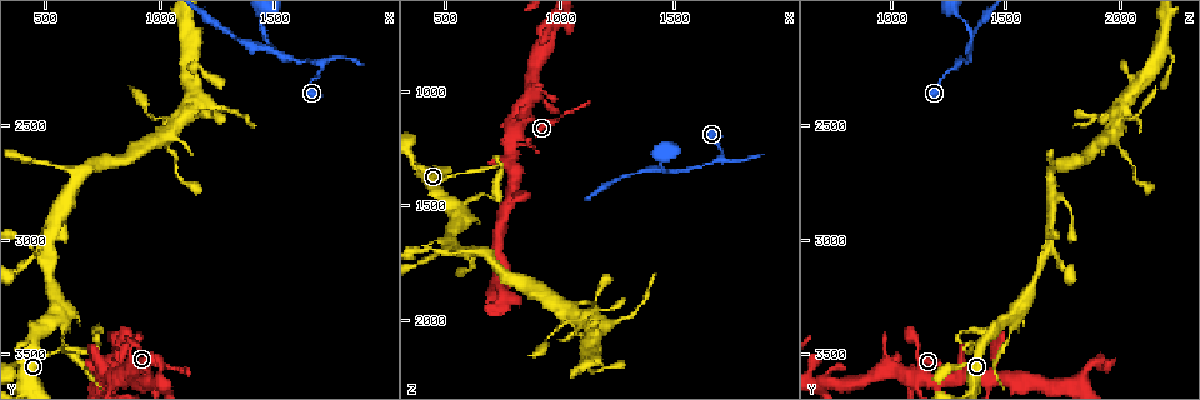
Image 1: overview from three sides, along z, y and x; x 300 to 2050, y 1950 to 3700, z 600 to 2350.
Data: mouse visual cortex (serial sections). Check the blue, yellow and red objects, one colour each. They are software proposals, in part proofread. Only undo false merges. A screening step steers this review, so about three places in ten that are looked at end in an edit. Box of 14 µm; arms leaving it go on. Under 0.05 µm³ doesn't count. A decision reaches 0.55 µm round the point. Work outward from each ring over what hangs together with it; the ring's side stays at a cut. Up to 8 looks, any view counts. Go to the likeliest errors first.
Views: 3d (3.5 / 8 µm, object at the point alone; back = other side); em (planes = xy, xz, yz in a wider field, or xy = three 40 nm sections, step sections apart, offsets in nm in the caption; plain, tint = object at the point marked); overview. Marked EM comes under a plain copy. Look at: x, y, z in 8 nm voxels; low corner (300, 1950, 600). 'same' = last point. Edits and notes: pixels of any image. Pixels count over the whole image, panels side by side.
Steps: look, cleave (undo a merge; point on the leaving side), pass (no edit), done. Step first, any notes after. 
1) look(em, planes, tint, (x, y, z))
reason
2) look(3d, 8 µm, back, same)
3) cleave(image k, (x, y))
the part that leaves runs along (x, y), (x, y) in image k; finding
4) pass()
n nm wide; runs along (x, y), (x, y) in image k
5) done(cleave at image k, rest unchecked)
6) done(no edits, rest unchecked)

look(3d, 3.5 µm, (500, 3040, 1690))
four or more arms meet

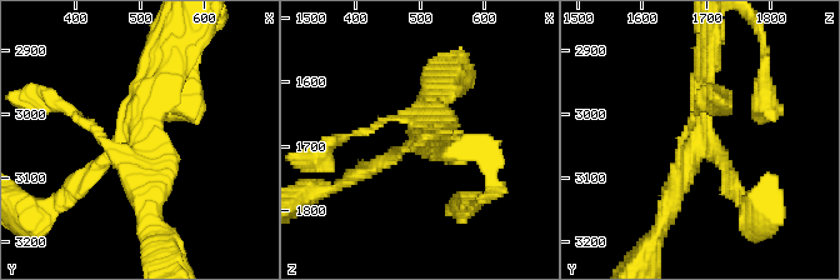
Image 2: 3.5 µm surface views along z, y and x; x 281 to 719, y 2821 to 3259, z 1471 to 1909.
look(em, xy, step 3, tint, (505, 3050, 1680))
need the tissue

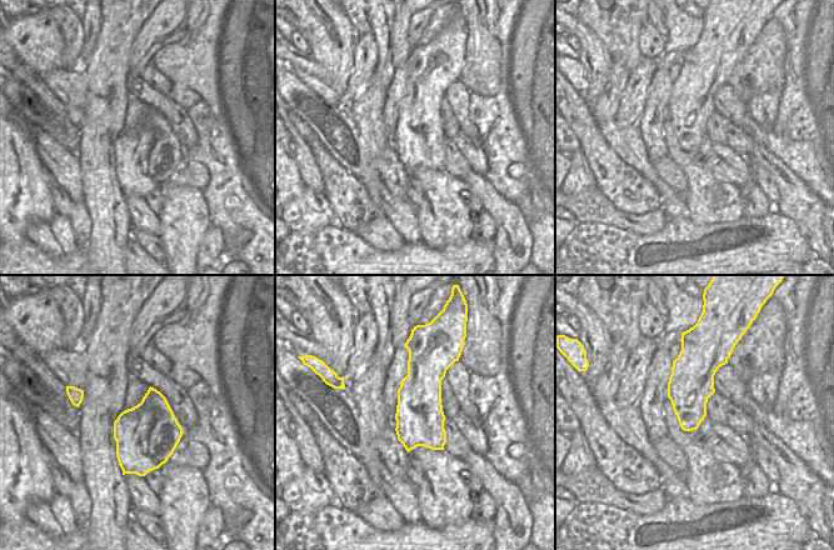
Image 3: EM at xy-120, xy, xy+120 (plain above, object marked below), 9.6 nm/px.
pass()
460 nm wide; runs along (663, 224), (695, 150), (704, 70) in image 2; all the same cell

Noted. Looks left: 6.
look(3d, 8 µm, back, (1700, 2260, 1250))
a narrow waist

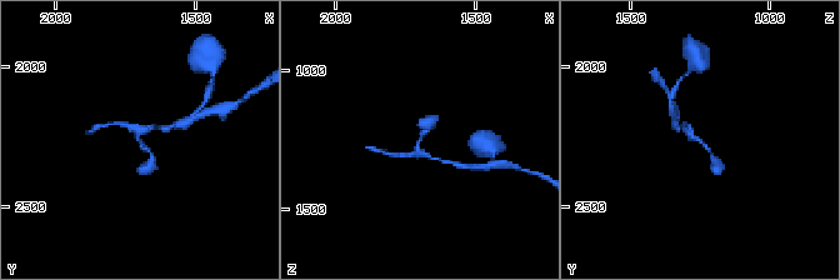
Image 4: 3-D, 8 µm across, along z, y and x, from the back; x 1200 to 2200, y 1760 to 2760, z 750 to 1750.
look(em, xy, step 5, tint, (1710, 2260, 1260))

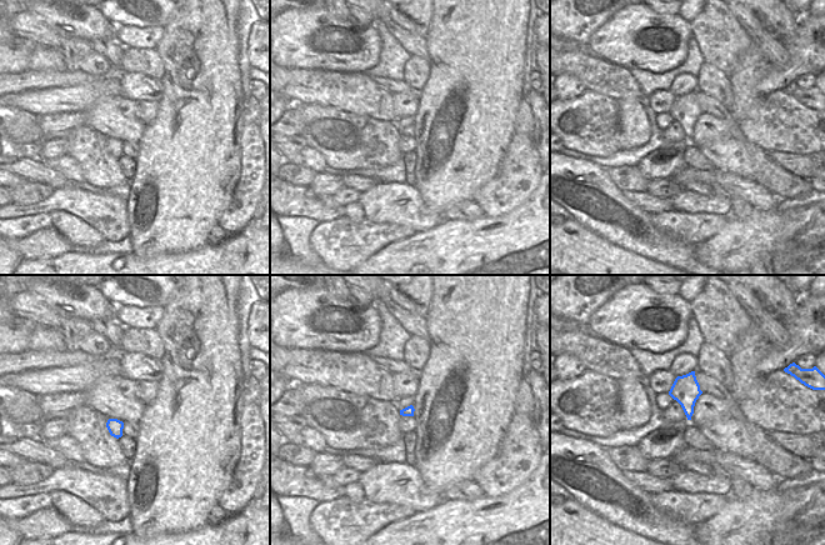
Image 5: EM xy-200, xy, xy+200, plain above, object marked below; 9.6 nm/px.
pass()
runs along (715, 164), (698, 139), (678, 129) in image 4; continuous, no second cell

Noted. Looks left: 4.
look(3d, 3.5 µm, (1490, 2180, 1340))
branch point

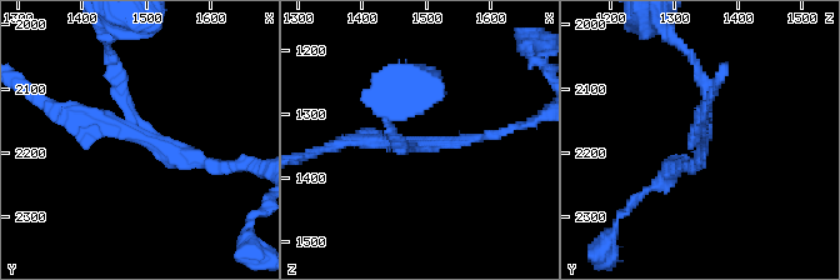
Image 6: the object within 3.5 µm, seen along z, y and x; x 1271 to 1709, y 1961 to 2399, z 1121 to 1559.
look(em, xy, step 3, tint, (1480, 2170, 1340))
3 arms; arms of 150, 200, 200 nm; need the tissue

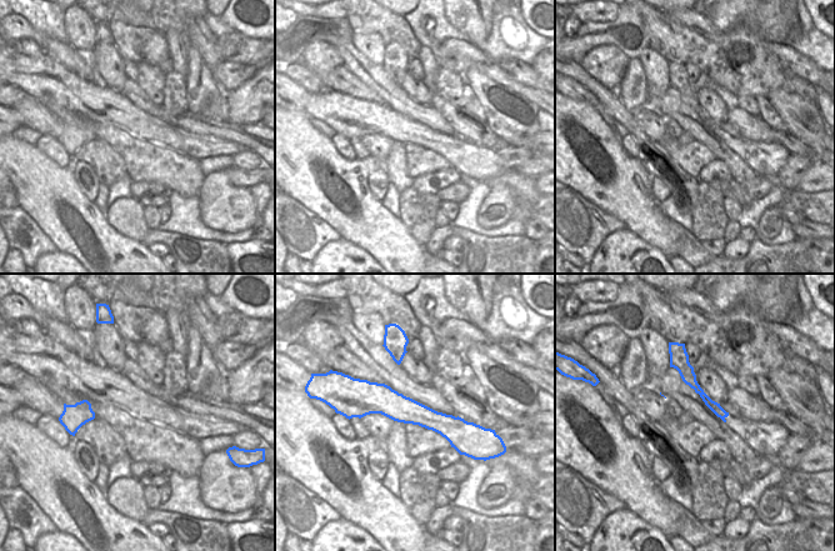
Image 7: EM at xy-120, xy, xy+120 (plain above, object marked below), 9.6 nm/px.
look(em, planes, tint, same)

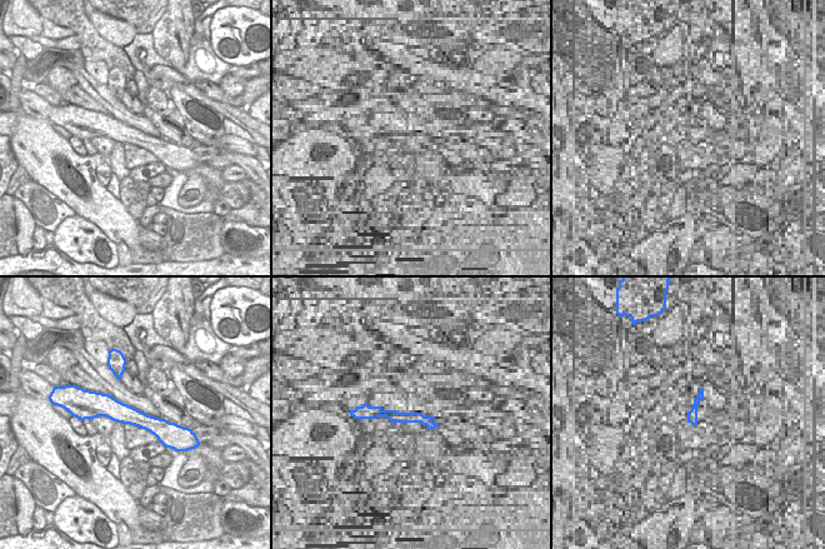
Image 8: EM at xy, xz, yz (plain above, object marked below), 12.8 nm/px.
pass()
runs along (209, 163), (133, 133), (114, 60) in image 6; one cell here

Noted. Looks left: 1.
done(no edits, rest unchecked)

